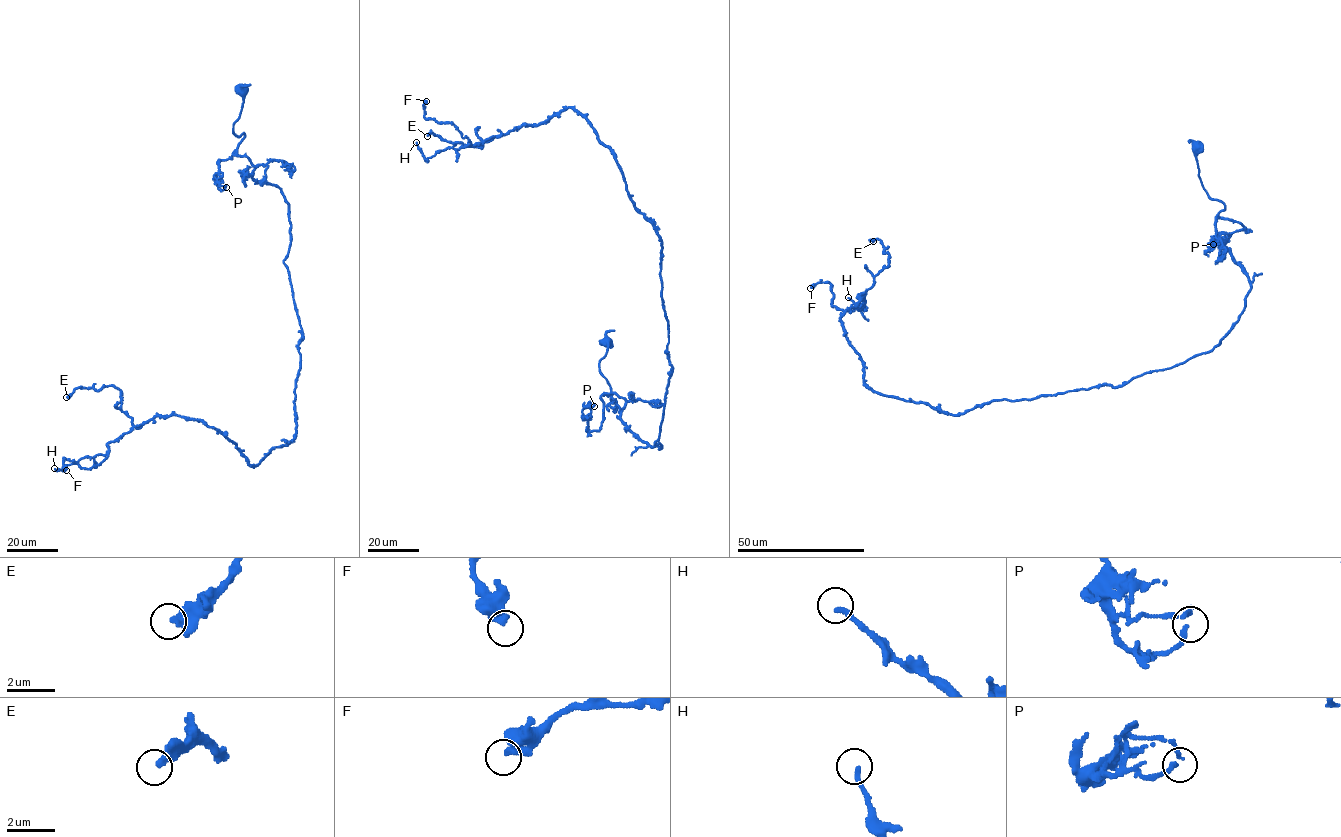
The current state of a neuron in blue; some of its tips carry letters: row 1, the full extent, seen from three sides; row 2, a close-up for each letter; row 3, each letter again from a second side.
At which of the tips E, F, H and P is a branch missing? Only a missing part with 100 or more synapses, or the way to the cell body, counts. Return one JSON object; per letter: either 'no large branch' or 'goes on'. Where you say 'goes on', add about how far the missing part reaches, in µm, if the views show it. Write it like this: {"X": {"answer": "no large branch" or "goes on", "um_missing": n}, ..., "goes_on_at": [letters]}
{"E": {"answer": "no large branch"}, "F": {"answer": "no large branch"}, "H": {"answer": "no large branch"}, "P": {"answer": "no large branch"}, "goes_on_at": []}

